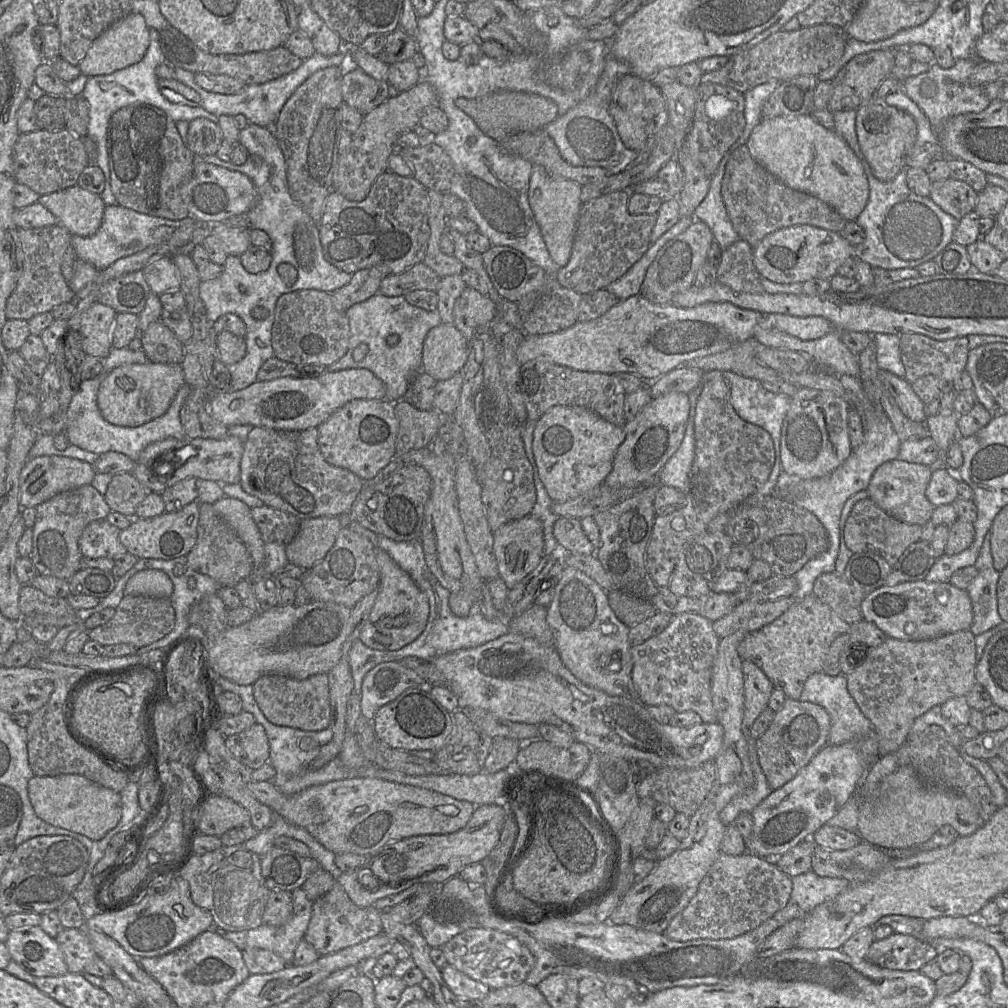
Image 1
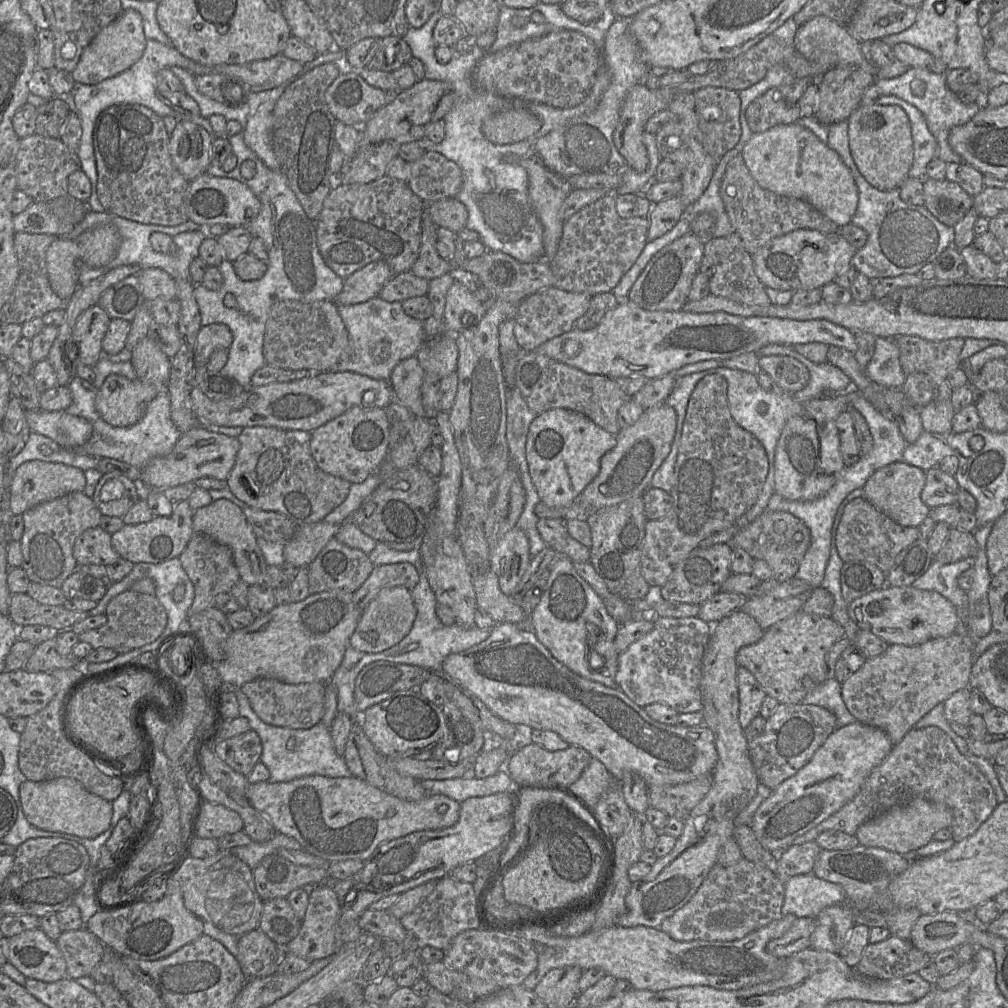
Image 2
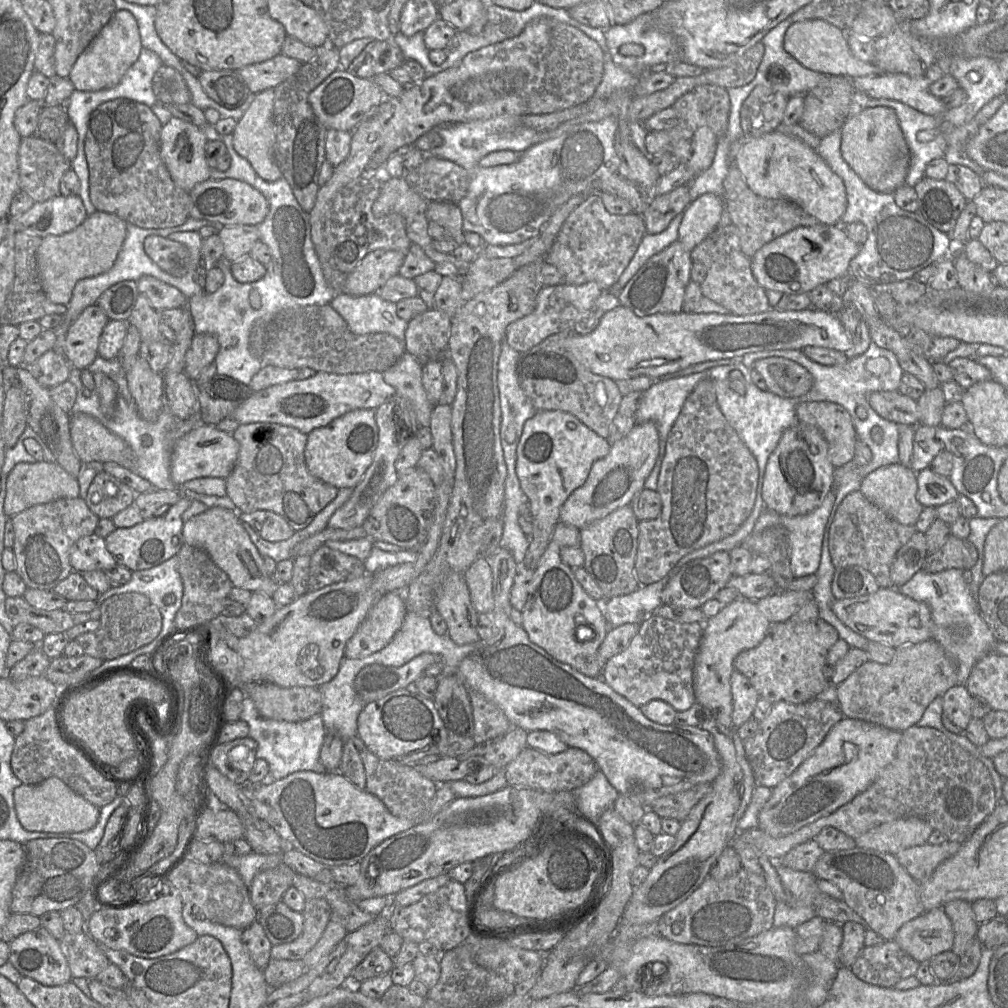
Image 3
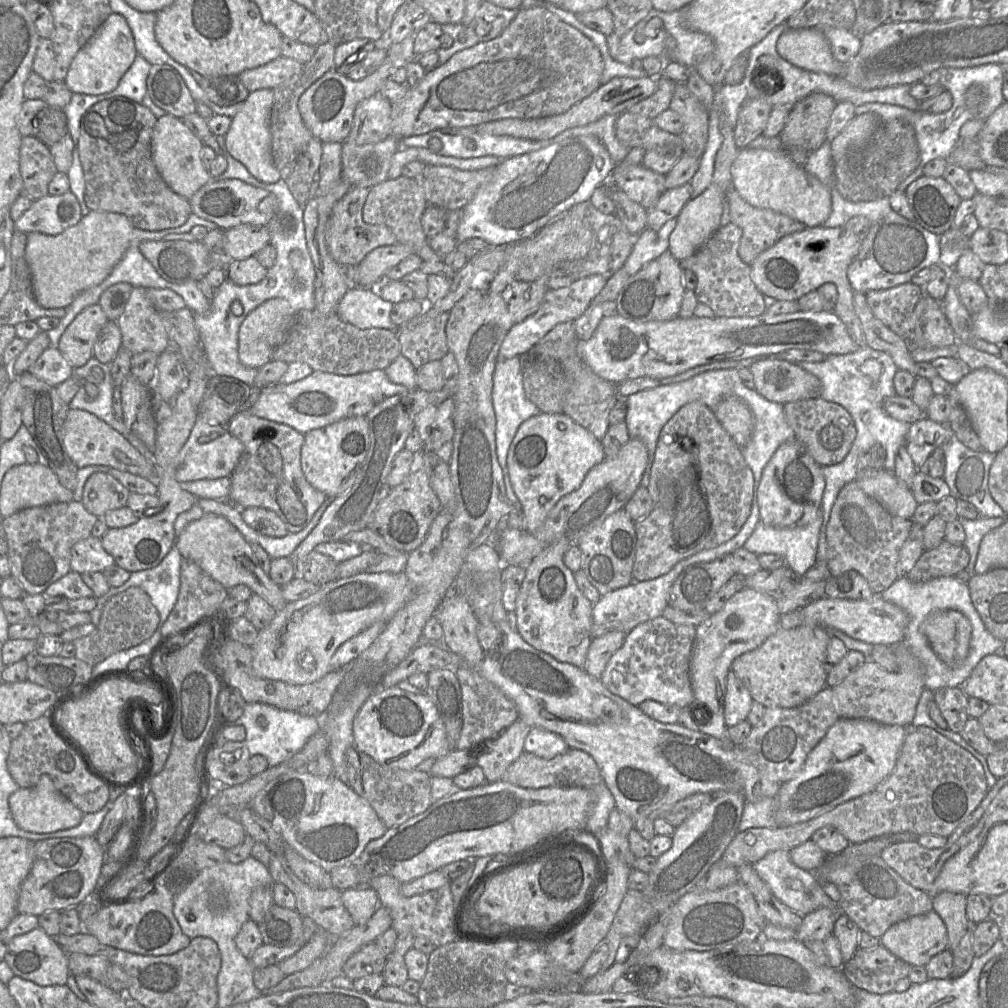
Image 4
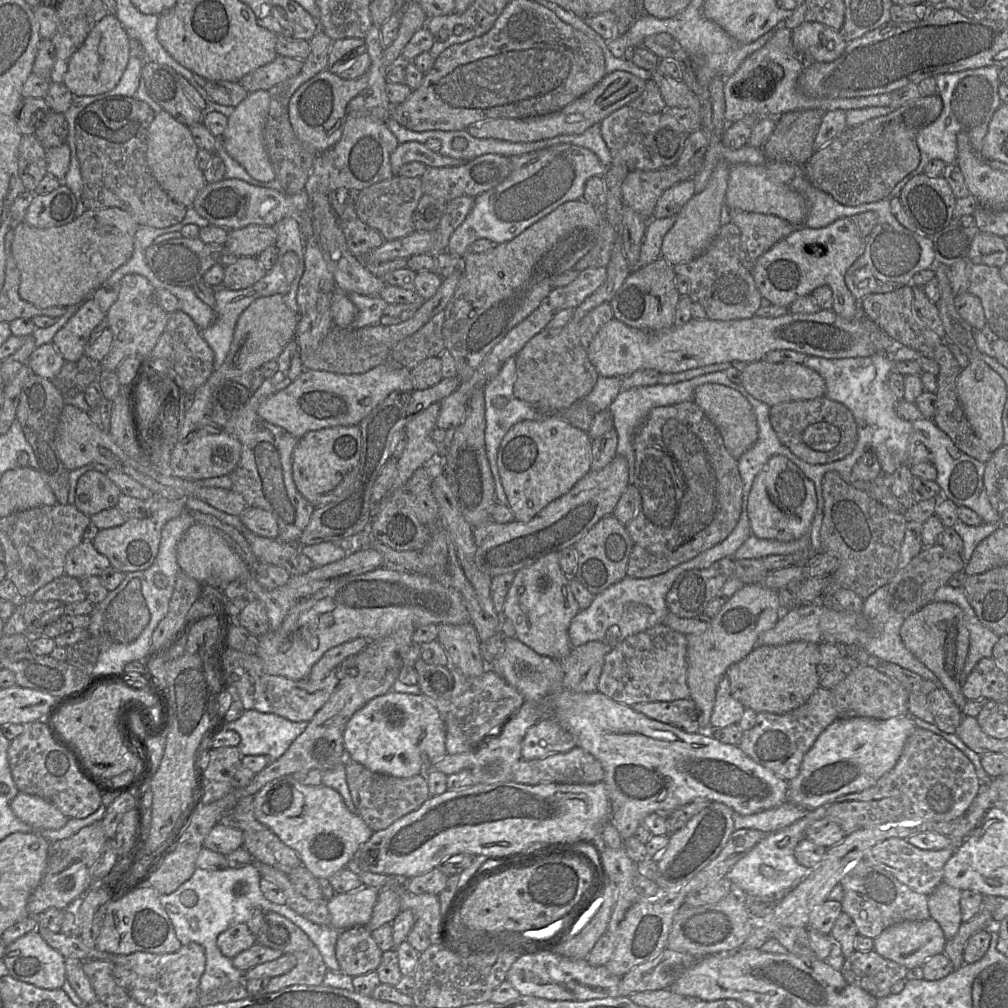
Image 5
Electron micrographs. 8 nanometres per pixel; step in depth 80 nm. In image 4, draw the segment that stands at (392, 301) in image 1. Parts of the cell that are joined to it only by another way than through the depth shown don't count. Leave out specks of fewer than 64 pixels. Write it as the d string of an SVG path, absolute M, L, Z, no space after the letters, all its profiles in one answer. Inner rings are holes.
M350 287L337 306L337 315L358 329L396 331L391 321L393 303L383 300L376 288Z

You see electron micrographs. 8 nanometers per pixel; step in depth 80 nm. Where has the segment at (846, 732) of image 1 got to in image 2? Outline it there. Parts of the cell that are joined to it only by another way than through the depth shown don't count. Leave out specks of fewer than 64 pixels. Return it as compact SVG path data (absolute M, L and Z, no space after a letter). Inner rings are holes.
M835 678L826 679L810 690L801 703L817 705L831 711L837 720L837 727L857 722L847 709L841 695L842 684Z

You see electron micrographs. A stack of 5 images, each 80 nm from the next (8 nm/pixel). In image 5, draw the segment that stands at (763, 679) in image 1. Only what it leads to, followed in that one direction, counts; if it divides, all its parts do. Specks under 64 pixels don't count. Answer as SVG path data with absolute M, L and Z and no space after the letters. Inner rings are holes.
M725 675L717 687L714 707L710 717L711 728L721 729L737 724L745 712L745 709L746 708L733 697L730 681Z

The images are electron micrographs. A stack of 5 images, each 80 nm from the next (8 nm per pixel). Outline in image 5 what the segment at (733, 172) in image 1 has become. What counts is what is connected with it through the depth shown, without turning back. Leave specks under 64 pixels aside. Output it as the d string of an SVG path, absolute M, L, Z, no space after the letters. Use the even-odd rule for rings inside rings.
M730 210L730 217L740 229L740 261L749 271L761 255L797 228L776 215Z

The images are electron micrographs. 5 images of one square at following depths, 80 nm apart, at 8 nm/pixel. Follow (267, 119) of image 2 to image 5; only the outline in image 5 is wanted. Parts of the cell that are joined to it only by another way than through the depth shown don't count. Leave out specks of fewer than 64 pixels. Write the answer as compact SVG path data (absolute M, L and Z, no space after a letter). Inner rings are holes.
M259 90L249 93L228 117L228 125L222 135L228 154L235 159L251 177L263 182L268 182L276 178L264 144L264 128L269 107L269 91Z

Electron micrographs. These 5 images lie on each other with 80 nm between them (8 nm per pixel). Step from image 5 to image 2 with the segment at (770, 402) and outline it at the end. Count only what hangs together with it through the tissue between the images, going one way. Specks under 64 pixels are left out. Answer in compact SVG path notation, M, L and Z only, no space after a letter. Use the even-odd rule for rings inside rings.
M785 355L759 356L759 368L789 394L806 387L810 374L799 360Z

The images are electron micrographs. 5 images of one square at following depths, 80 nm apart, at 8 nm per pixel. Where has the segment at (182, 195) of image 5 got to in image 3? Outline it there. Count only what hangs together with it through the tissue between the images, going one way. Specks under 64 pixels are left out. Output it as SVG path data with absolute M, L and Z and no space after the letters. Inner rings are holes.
M172 117L162 126L160 154L173 181L180 188L190 192L200 182L210 179L211 168L205 158L205 146L208 139L198 126L180 118Z

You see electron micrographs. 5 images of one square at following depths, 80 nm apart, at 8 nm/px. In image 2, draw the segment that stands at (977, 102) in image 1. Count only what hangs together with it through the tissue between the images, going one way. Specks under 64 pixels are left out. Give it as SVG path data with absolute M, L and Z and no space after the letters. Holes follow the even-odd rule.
M909 68L898 77L876 79L874 85L879 88L881 96L896 96L921 111L930 132L938 143L937 158L946 163L963 162L962 158L953 151L949 144L949 133L953 127L970 121L982 108L976 103L963 103L958 95L947 87L945 73L936 74L929 68Z

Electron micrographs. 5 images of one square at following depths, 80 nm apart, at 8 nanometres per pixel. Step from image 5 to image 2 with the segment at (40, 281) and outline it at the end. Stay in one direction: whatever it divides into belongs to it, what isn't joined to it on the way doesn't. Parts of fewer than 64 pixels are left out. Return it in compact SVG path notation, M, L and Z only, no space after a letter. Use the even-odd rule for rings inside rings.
M99 225L81 233L76 238L57 237L46 251L46 268L52 290L62 299L70 300L77 288L81 264L98 268L108 264L121 244L118 229L111 225Z

